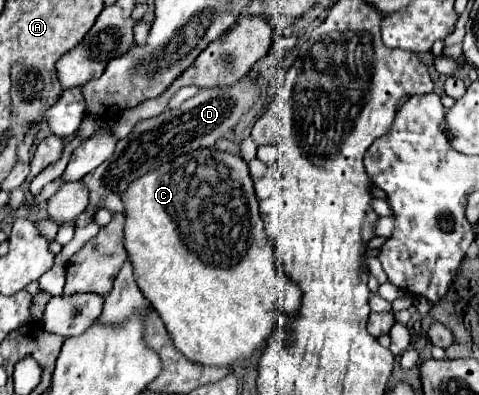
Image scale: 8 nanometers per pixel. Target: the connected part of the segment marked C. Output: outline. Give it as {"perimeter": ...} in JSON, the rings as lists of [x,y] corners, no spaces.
{"perimeter":[[[216,147],[178,155],[132,181],[120,197],[126,215],[126,251],[134,267],[134,279],[144,297],[160,313],[178,351],[190,361],[234,367],[266,345],[276,321],[282,321],[282,307],[286,307],[286,319],[294,319],[300,289],[278,273],[276,251],[268,243],[248,165],[240,155],[218,151]]]}

